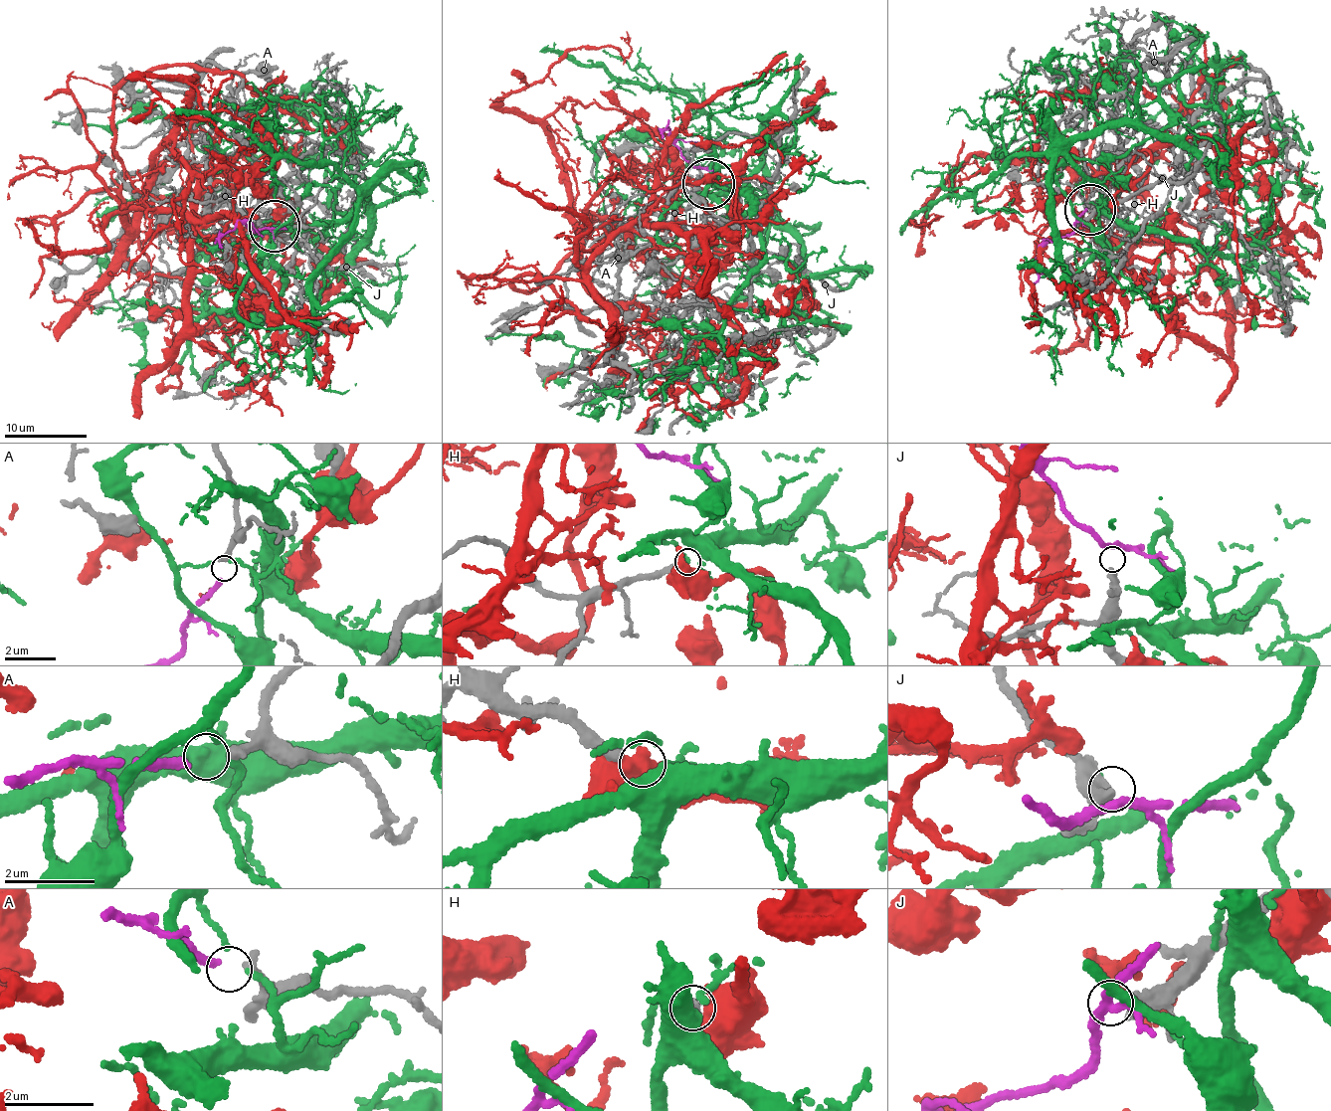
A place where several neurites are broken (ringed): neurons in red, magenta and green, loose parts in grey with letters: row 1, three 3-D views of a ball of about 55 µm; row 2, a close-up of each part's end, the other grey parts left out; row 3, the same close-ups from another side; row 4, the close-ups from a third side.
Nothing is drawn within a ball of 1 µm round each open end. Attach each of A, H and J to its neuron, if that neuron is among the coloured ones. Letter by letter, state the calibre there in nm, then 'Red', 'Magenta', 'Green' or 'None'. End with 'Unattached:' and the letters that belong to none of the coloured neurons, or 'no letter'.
A: Thickness 190 nm. Magenta
H: Thickness 240 nm. Green
J: Thickness 260 nm. None
Unattached: J

